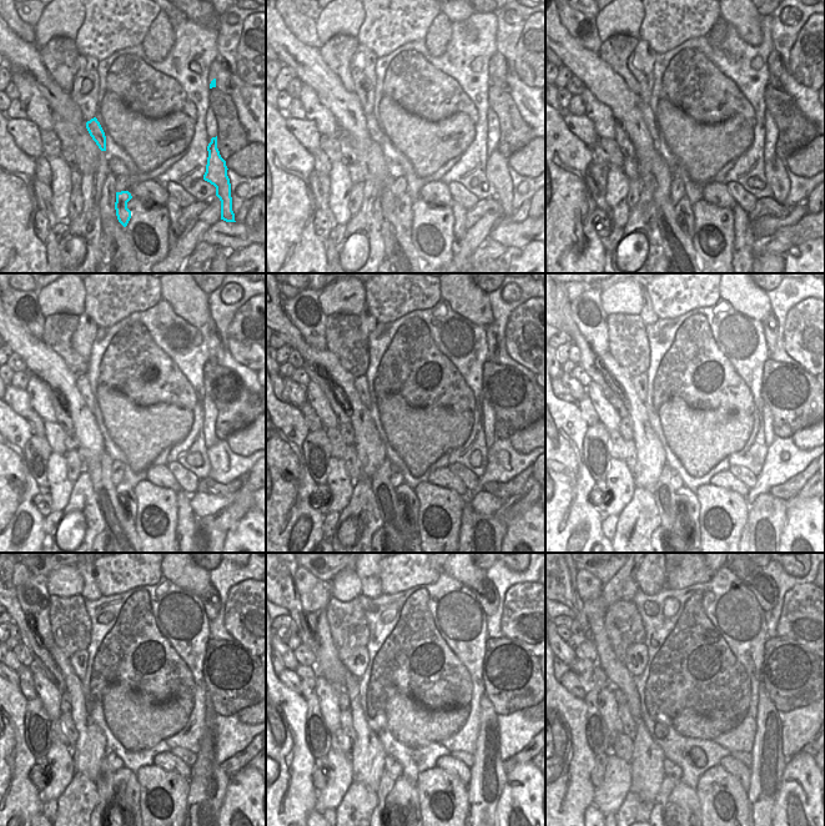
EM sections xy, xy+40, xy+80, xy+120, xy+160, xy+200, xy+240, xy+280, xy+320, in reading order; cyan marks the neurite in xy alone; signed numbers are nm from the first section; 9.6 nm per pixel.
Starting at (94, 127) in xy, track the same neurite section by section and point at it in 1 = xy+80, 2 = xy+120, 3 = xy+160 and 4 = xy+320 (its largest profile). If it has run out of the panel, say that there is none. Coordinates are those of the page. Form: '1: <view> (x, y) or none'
1: xy+80 (650, 120)
2: xy+120 (82, 383)
3: xy+160 (361, 386)
4: xy+320 (637, 655)

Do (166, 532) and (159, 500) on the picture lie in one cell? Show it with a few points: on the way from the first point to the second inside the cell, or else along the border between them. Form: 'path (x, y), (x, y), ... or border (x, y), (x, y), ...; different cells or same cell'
path (169, 524), (167, 514), (161, 508); same cell

